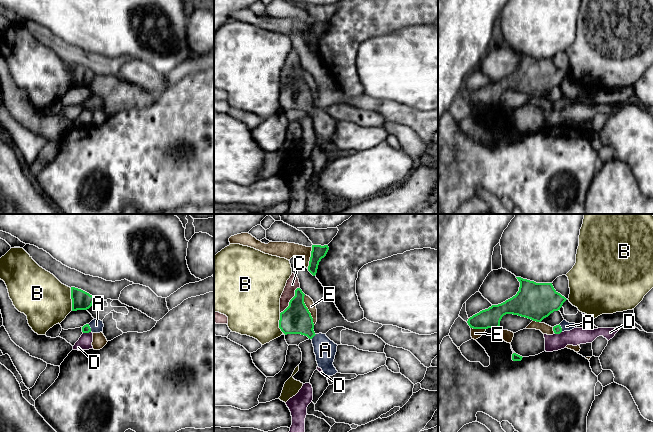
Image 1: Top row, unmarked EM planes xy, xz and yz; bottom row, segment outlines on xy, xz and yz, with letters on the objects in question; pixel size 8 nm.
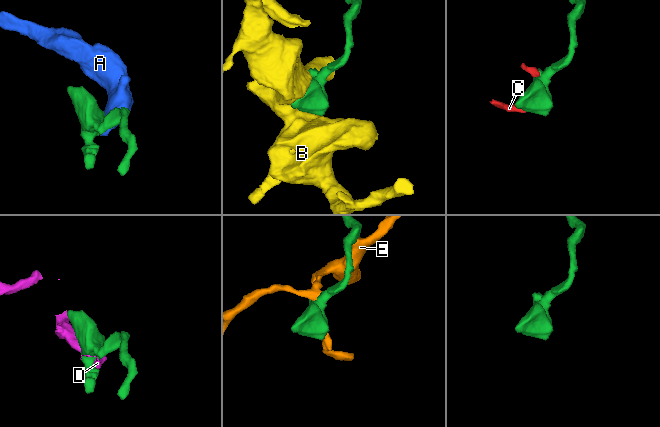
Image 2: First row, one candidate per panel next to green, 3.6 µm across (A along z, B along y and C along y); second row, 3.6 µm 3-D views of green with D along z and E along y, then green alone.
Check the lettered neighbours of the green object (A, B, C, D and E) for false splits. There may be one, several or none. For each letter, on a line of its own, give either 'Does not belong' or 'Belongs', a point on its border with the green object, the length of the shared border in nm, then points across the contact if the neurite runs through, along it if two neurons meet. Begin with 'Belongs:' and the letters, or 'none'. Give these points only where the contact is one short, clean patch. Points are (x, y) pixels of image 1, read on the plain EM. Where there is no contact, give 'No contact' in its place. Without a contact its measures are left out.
Belongs: A
A: Belongs. Touches green at xy (90, 104). Shared border 70 nm. Path across: xy (86, 104), (90, 104), (96, 101)
B: Does not belong. Touches green at xy (71, 74). Shared border 180 nm
C: Does not belong. Touches green at xz (290, 76). Shared border 260 nm
D: Does not belong. Touches green at xy (86, 108). Shared border 70 nm
E: Does not belong. Touches green at xz (308, 86). Shared border 260 nm

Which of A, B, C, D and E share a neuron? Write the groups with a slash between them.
A / B / C D / E

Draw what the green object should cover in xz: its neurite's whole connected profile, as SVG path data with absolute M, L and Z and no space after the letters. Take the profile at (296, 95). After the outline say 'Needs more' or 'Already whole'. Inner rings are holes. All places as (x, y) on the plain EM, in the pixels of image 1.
M300 64L295 66L295 72L289 82L280 89L279 104L287 110L301 110L312 116L316 137L323 151L333 152L338 147L333 141L337 128L337 120L331 117L326 110L316 110L311 89L304 79L305 70Z. Needs more

